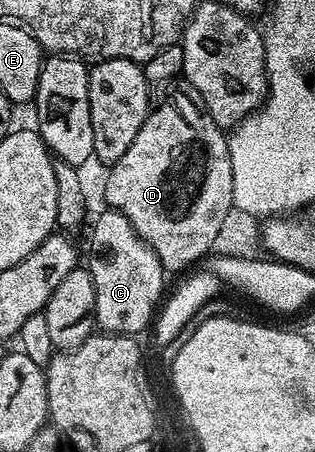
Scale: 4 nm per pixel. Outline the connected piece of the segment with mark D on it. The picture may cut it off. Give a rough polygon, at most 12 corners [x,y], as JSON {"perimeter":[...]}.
{"perimeter":[[170,92],[105,202],[170,274],[234,207],[226,134]]}

